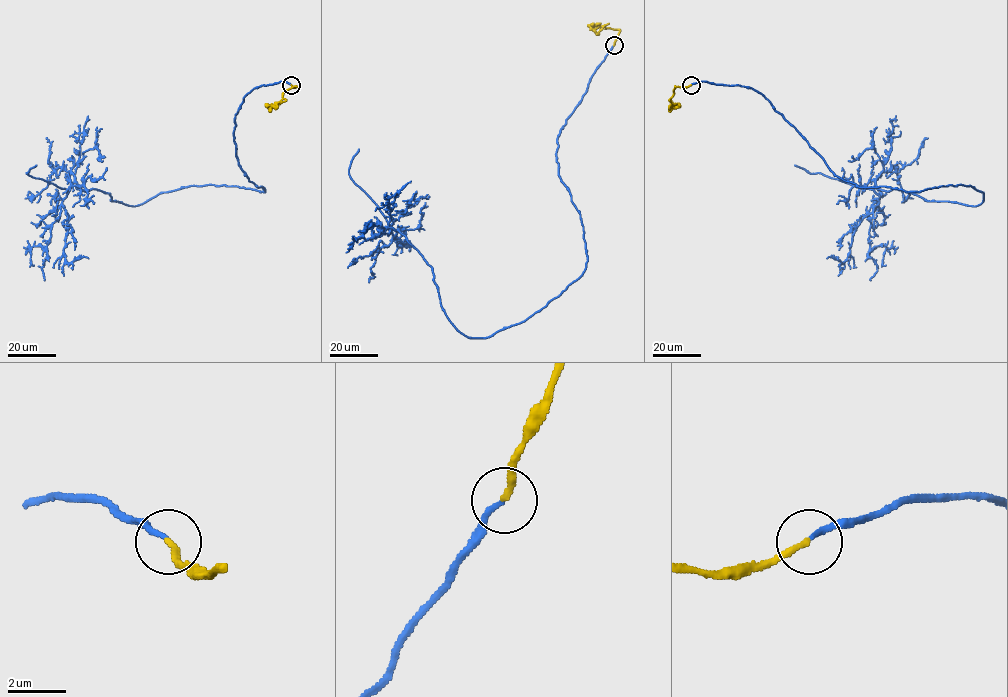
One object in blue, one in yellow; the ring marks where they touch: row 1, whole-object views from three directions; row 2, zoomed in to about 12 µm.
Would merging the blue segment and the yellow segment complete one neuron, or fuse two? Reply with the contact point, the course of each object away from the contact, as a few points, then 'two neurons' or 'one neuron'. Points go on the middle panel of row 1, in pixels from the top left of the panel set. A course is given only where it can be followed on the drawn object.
(614, 45) | blue via (613, 45), (558, 136), (586, 269), (523, 321), (469, 338), (449, 320), (432, 268), (384, 232), (411, 181) | yellow via (613, 45), (619, 30), (605, 28), (604, 25), (587, 26) | one neuron

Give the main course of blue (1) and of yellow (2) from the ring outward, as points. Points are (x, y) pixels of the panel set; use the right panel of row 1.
1: (691, 85), (752, 88), (860, 187), (983, 193), (965, 205), (875, 182), (879, 203), (850, 255), (826, 258)
2: (691, 85), (675, 86), (670, 98), (673, 107), (671, 104)

